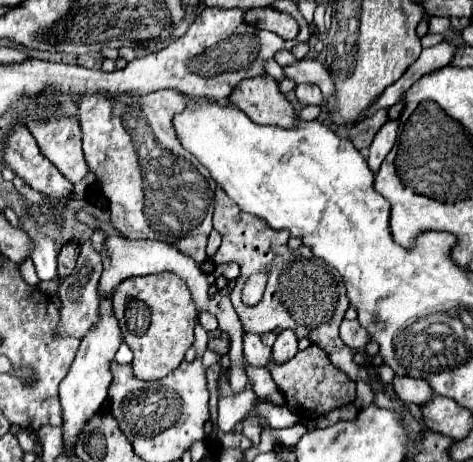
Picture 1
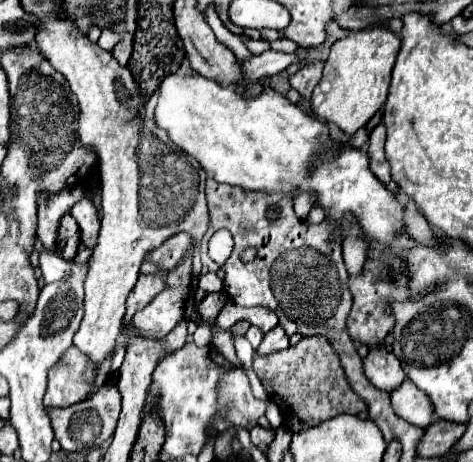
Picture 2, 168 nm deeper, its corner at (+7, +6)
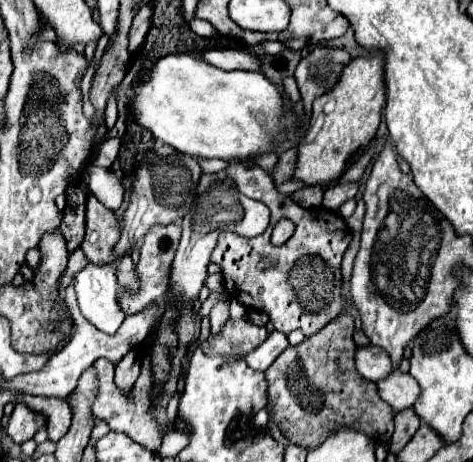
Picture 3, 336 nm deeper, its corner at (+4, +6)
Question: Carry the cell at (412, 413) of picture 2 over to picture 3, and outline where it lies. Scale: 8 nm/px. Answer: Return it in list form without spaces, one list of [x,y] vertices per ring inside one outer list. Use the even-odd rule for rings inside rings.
[[[393,370],[385,380],[377,382],[377,390],[379,390],[379,396],[395,412],[413,408],[417,398],[419,398],[419,394],[421,394],[421,388],[419,388],[417,380],[411,378],[409,374],[399,372],[399,370]]]

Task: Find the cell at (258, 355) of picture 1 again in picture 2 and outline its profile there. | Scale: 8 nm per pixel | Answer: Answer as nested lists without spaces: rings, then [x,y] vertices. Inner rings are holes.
[[[310,336],[302,338],[296,346],[270,356],[254,356],[254,372],[266,388],[268,396],[278,404],[282,412],[282,426],[290,432],[300,432],[312,428],[336,414],[360,414],[366,410],[366,402],[350,390],[340,358],[328,338]]]

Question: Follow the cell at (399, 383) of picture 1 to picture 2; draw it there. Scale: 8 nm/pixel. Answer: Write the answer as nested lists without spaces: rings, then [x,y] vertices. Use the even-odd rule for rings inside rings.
[[[372,348],[368,352],[368,356],[364,358],[364,374],[376,388],[386,392],[398,388],[406,378],[402,366],[386,348]]]

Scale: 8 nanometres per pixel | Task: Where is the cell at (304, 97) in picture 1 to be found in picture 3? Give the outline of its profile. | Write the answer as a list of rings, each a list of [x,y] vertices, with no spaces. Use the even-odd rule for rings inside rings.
[[[315,48],[311,54],[307,54],[297,70],[295,80],[305,104],[305,112],[311,112],[311,104],[317,96],[325,94],[335,84],[335,74],[339,76],[339,70],[351,60],[351,56],[345,50],[331,50],[331,48]]]

